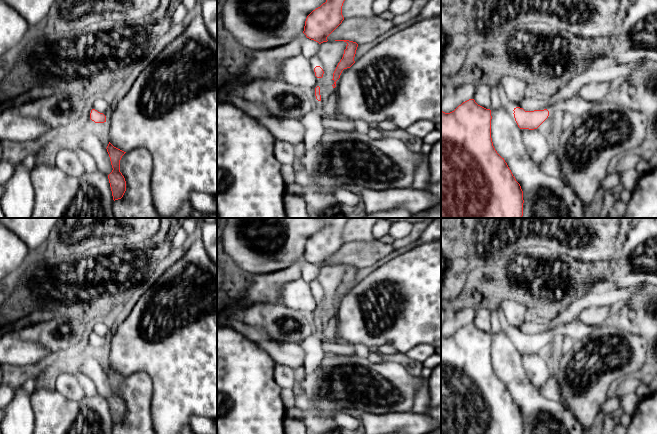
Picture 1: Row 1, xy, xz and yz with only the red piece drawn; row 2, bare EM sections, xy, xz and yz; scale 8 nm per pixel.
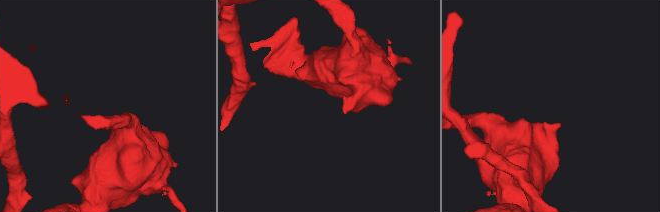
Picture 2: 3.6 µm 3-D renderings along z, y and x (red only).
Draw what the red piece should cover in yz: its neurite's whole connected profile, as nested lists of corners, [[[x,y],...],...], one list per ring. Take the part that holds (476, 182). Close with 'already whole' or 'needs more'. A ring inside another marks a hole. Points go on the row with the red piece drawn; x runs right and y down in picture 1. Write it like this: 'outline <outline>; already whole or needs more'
outline [[[469,99],[459,105],[454,111],[441,111],[441,218],[522,218],[523,191],[516,181],[504,158],[495,150],[491,138],[491,110],[478,105],[474,99]]]; already whole

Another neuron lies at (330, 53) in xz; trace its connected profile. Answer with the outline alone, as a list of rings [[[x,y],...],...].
[[[344,41],[323,42],[316,54],[323,69],[323,79],[332,81],[333,73],[343,57],[347,43]]]

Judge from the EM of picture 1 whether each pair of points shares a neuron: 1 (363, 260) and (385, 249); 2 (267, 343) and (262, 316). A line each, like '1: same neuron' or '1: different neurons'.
1: same neuron
2: different neurons

